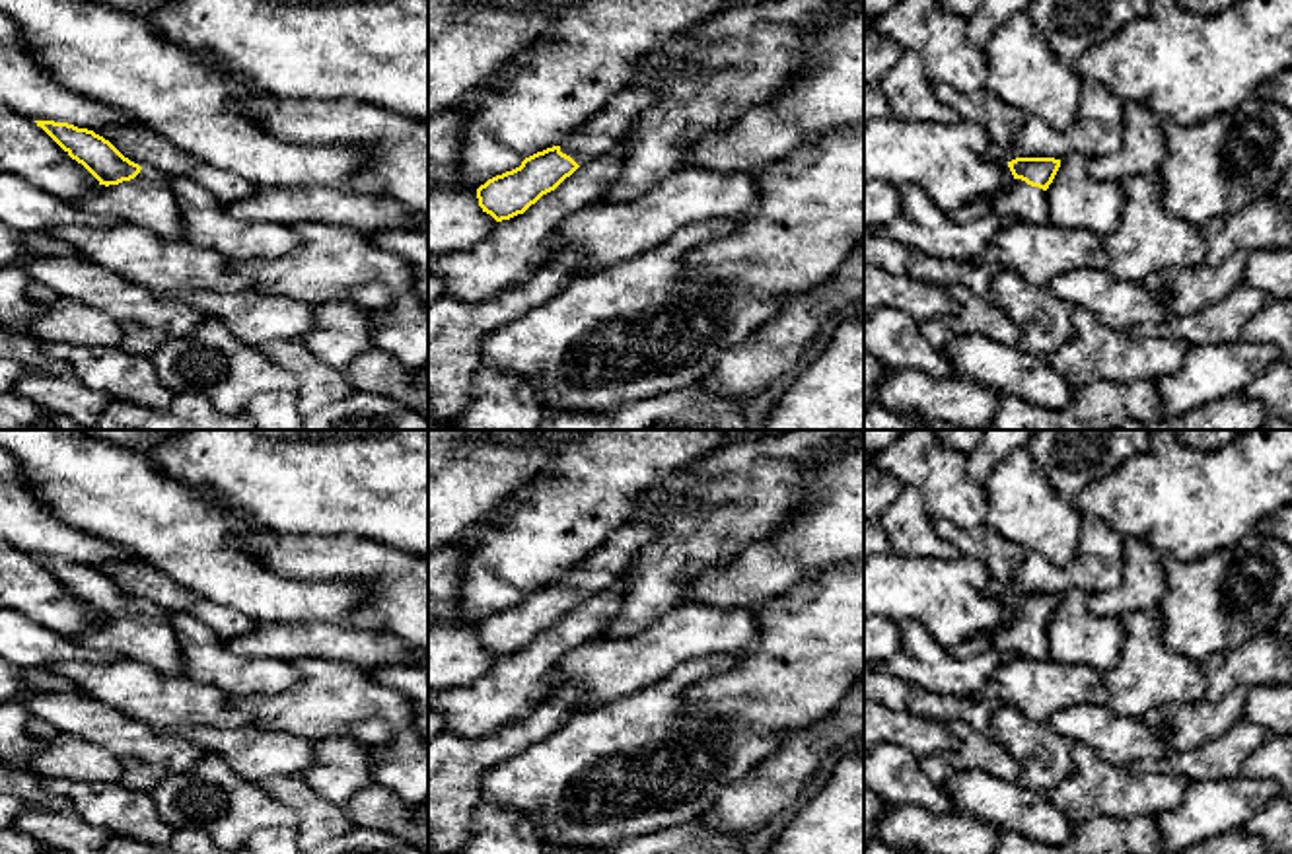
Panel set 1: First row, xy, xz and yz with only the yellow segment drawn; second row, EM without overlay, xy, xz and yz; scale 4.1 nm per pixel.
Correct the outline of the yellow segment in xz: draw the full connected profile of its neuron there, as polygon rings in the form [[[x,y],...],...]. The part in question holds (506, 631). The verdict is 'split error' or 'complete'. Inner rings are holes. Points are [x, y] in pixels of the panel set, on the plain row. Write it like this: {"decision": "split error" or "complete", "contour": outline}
{"decision": "split error", "contour": [[[632,519],[607,539],[560,582],[537,587],[520,603],[488,615],[477,624],[479,642],[496,658],[523,650],[543,630],[555,626],[580,601],[607,591],[621,580],[632,554],[658,531],[654,521]]]}

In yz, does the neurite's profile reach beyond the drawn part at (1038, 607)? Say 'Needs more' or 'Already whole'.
Needs more

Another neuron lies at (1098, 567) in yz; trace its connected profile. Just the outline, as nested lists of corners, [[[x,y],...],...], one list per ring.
[[[1082,517],[1082,539],[1074,560],[1060,568],[1037,552],[1027,552],[1010,580],[992,580],[988,593],[1008,599],[1016,593],[1055,593],[1082,589],[1090,595],[1105,593],[1123,584],[1125,537],[1103,519]]]

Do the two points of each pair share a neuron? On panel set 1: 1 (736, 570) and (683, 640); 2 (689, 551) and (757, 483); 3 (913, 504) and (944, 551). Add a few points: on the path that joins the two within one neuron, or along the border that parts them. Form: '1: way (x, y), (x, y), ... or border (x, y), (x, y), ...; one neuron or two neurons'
1: border (681, 600), (718, 607), (752, 607), (757, 604); two neurons
2: way (707, 533), (740, 500); one neuron
3: way (913, 516), (913, 522), (933, 541); one neuron

